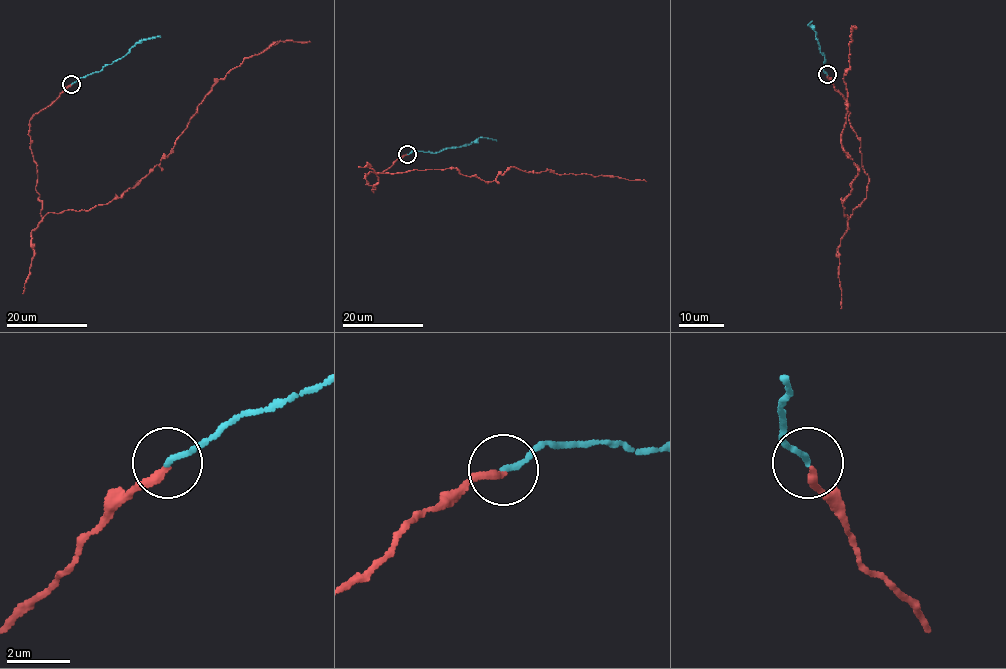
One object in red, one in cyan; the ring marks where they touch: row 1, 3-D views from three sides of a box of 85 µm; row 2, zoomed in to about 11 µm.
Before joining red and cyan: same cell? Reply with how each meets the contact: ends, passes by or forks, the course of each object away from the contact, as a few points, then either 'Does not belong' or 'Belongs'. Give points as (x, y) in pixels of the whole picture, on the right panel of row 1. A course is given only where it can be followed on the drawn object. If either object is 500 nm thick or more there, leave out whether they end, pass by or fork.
At the ring red ends. At the ring cyan ends. Course of red: (828, 75), (848, 102), (868, 176), (848, 223), (842, 202), (857, 175), (841, 145), (844, 74), (857, 28). Course of cyan: (827, 74), (815, 31), (809, 24), (812, 21). Belongs

